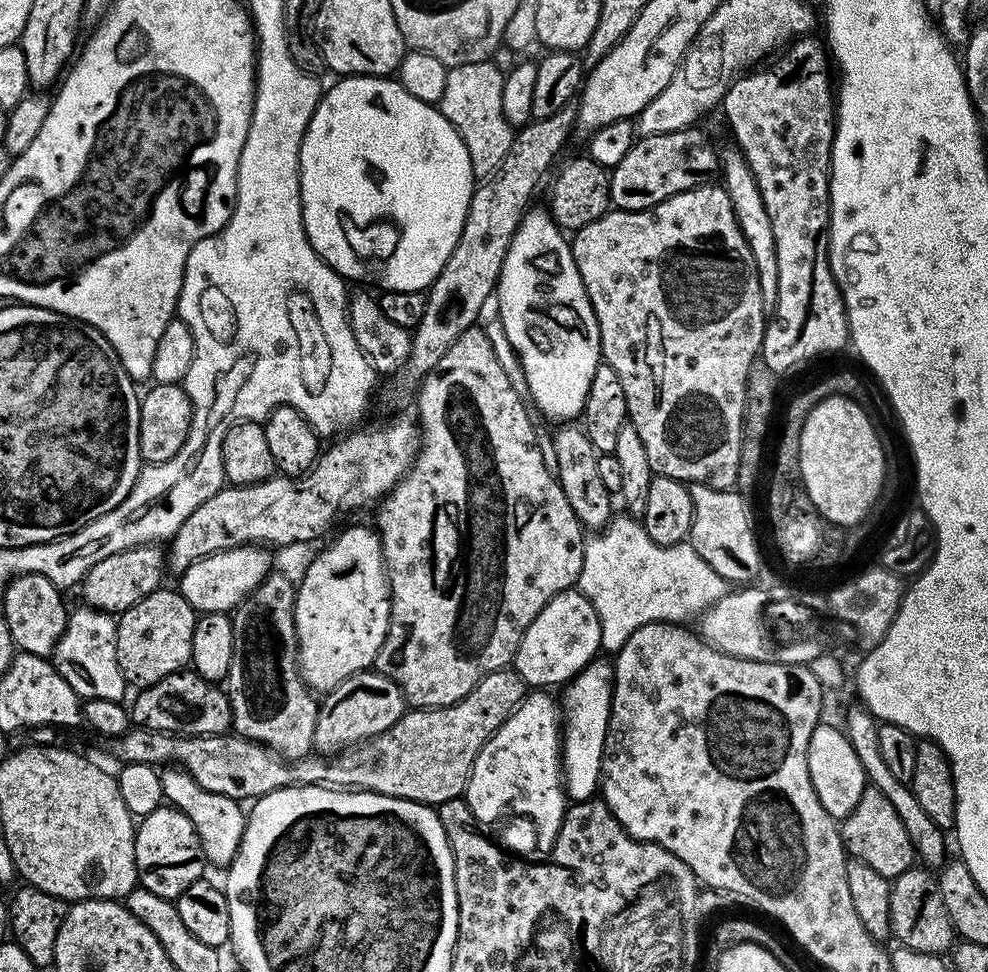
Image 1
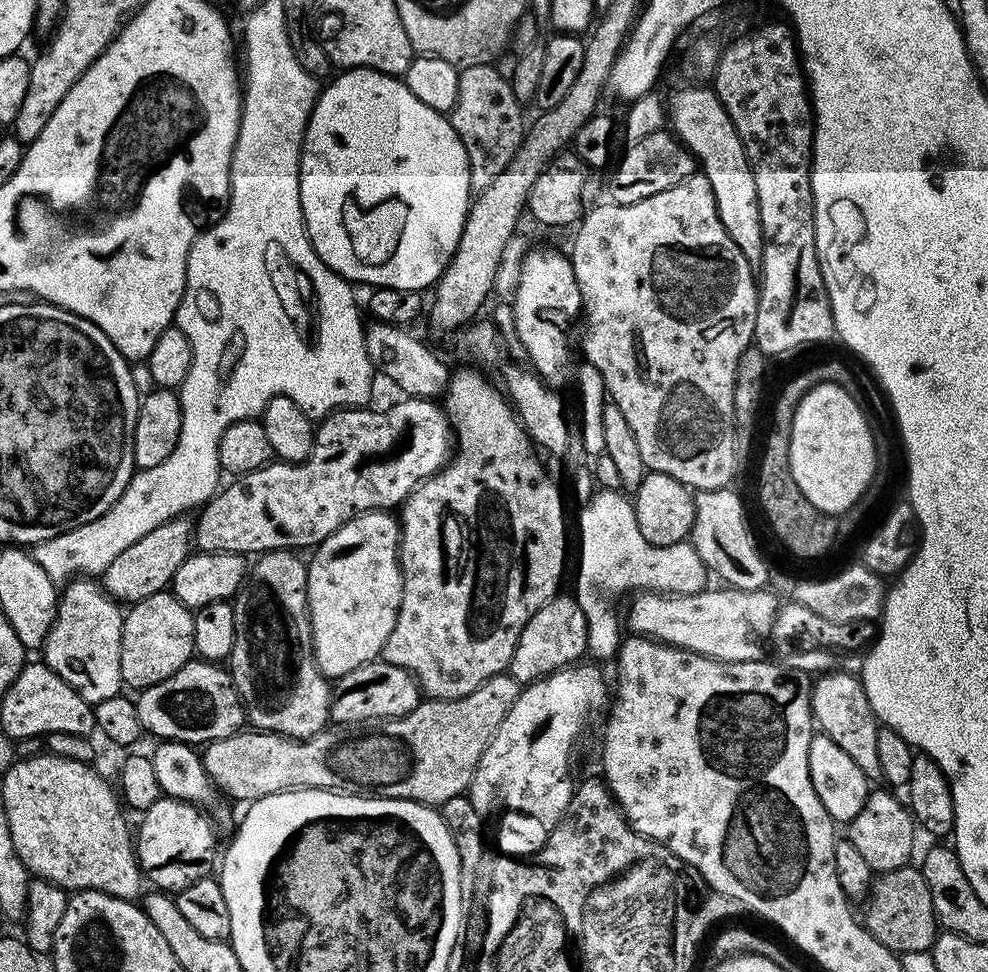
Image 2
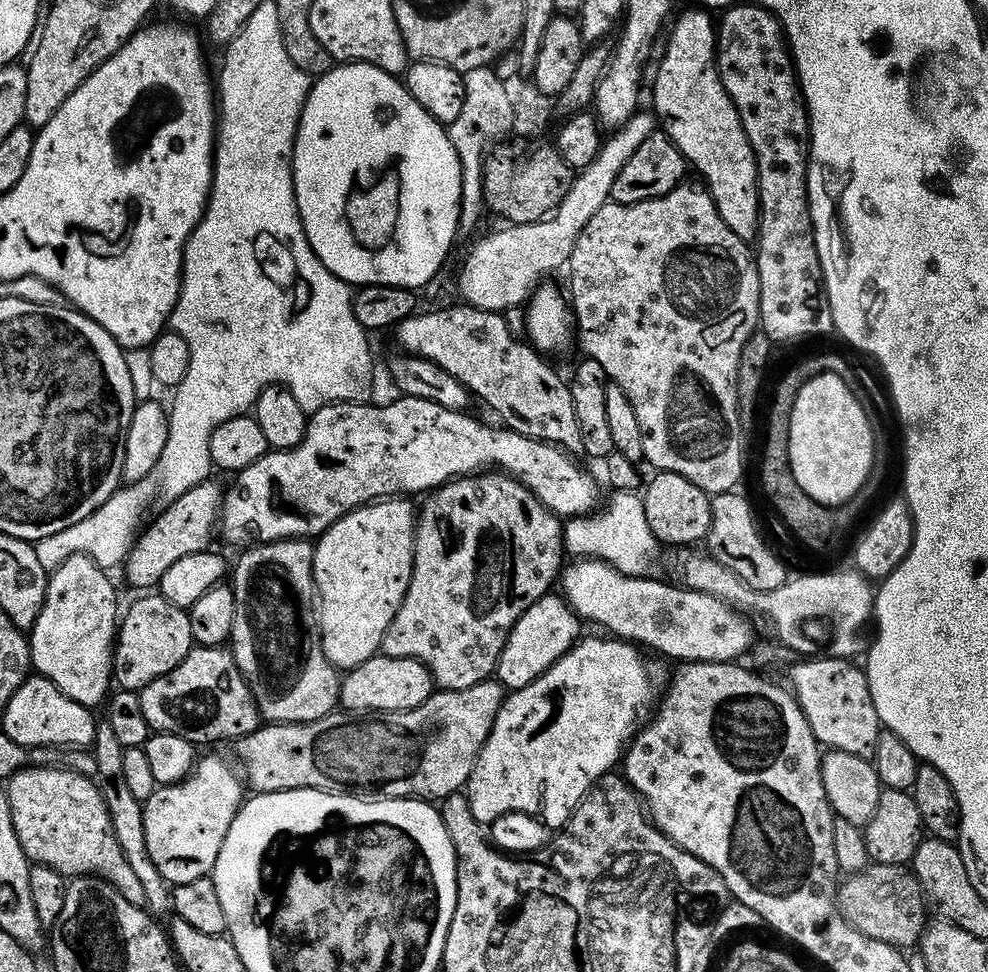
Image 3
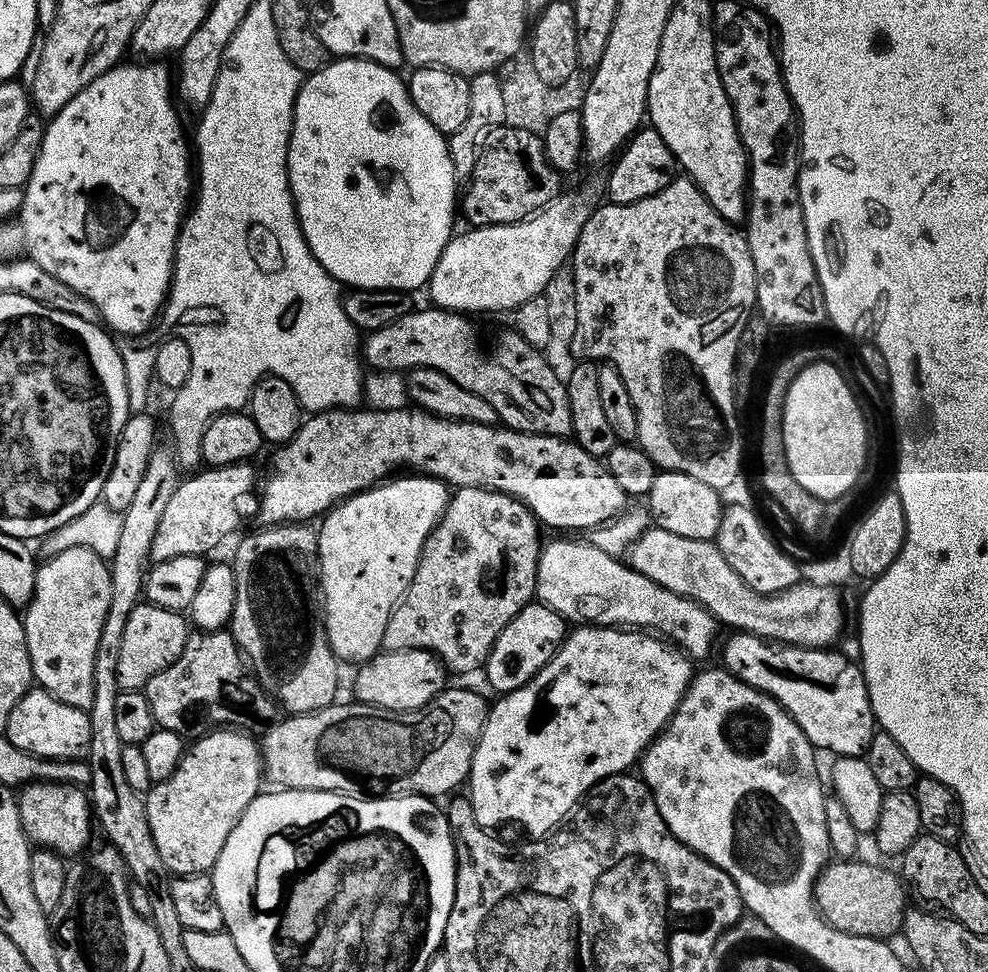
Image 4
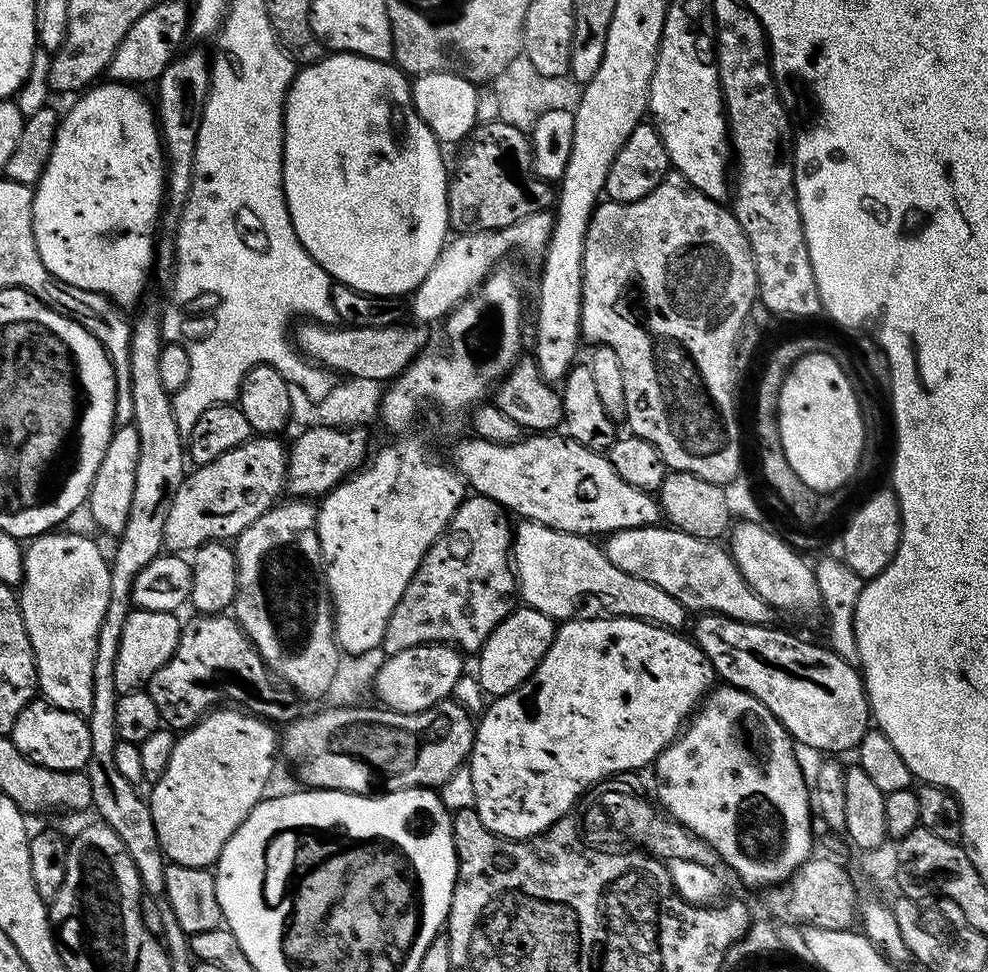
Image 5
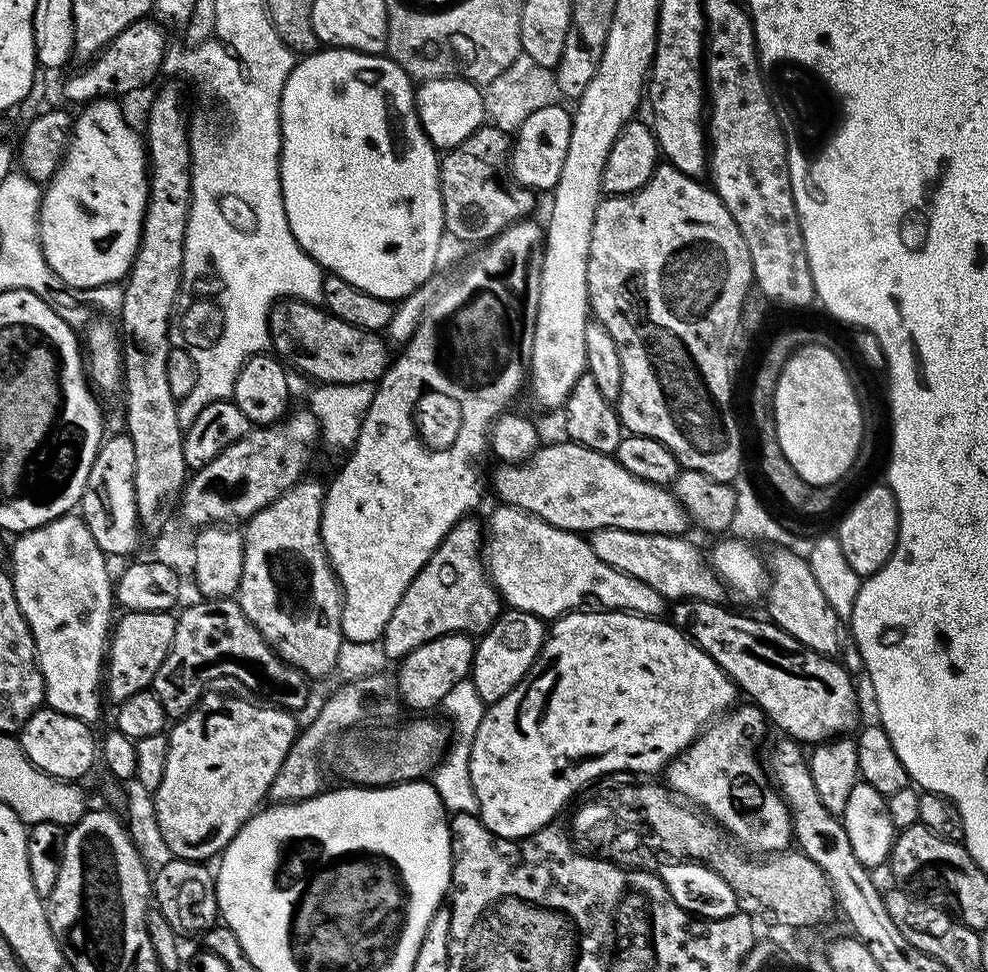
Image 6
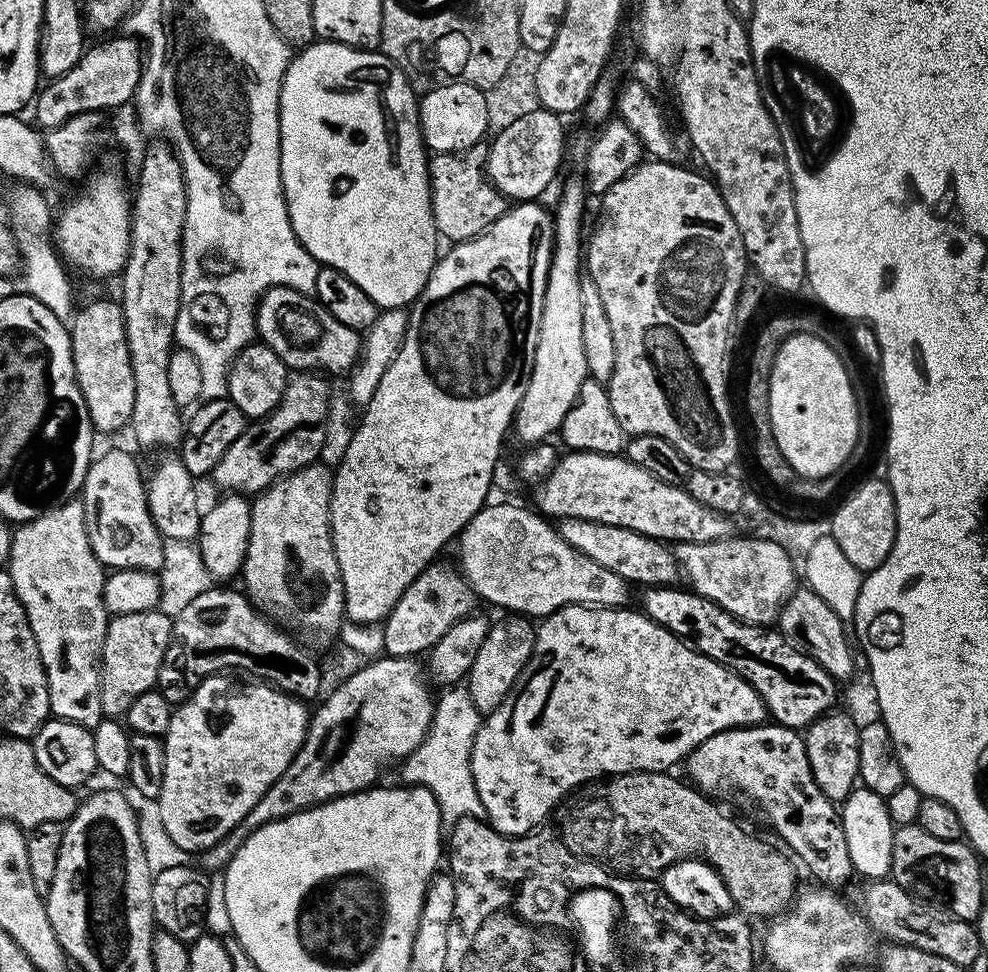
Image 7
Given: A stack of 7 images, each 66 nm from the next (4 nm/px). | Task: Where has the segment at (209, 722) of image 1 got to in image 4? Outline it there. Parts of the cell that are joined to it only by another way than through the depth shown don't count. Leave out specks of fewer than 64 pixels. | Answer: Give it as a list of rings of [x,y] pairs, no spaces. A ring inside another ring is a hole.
[[[189,631],[186,646],[182,646],[182,654],[166,670],[154,674],[150,682],[142,690],[144,697],[150,702],[150,710],[154,710],[157,728],[165,728],[185,738],[199,738],[216,729],[231,726],[236,730],[267,729],[281,719],[282,709],[261,686],[259,680],[250,671],[245,657],[236,645],[231,631],[202,632]]]

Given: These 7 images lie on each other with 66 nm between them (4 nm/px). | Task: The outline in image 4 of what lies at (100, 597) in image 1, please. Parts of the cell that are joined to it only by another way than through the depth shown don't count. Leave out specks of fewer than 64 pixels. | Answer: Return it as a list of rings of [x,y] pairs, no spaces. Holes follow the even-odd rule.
[[[251,463],[231,464],[217,468],[205,467],[197,476],[181,479],[170,503],[158,522],[158,534],[150,546],[152,564],[161,564],[179,556],[207,557],[231,532],[236,532],[244,516],[257,511],[258,480]]]

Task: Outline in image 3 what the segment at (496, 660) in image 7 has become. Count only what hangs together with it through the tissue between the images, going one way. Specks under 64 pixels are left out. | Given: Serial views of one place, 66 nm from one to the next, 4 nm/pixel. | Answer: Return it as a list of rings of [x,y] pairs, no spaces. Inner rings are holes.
[[[549,594],[538,598],[518,622],[508,632],[506,646],[502,646],[502,654],[496,663],[495,679],[504,685],[505,689],[515,690],[534,682],[558,658],[566,655],[581,639],[582,621],[576,611],[568,605],[568,601],[560,594]]]

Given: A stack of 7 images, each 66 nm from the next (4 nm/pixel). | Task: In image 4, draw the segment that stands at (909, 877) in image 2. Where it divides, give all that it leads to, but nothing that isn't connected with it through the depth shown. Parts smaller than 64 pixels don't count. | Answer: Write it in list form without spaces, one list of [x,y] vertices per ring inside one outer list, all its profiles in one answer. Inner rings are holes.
[[[840,858],[829,863],[820,873],[814,889],[814,903],[824,921],[843,932],[855,936],[892,938],[904,927],[904,914],[910,901],[904,897],[906,884],[895,871],[879,868],[876,864],[852,864],[851,859]]]

